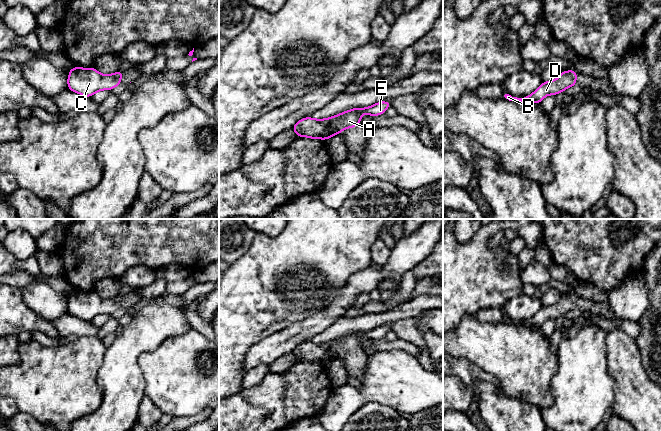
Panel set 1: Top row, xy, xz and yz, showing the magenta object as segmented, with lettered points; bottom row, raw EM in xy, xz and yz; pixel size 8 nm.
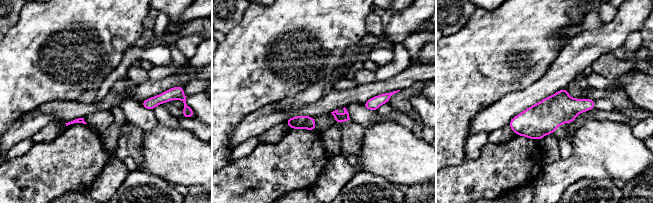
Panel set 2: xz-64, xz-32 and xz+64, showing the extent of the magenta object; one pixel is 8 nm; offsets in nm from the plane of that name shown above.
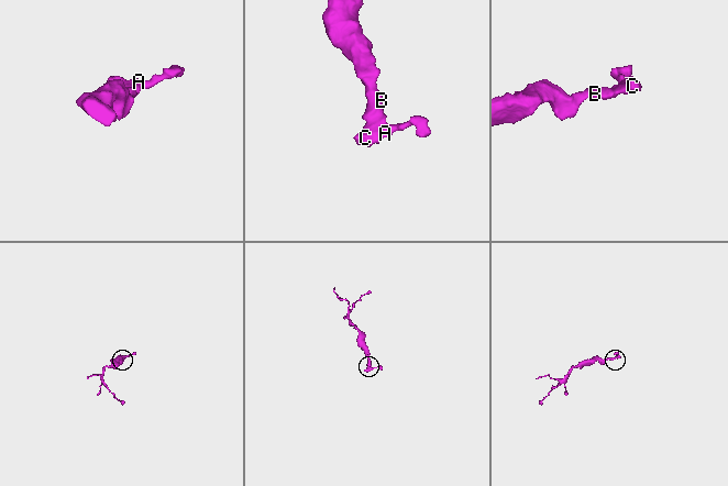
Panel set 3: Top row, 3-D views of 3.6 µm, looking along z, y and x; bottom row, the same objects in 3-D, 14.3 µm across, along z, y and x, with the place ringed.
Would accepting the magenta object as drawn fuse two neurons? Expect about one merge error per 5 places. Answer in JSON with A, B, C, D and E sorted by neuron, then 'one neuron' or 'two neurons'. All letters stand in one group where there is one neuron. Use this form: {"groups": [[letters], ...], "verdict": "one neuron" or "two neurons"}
{"groups": [["A", "B", "C", "D", "E"]], "verdict": "one neuron"}

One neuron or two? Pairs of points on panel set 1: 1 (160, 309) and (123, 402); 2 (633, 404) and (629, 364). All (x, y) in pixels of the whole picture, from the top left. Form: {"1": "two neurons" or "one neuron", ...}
{"1": "one neuron", "2": "one neuron"}

